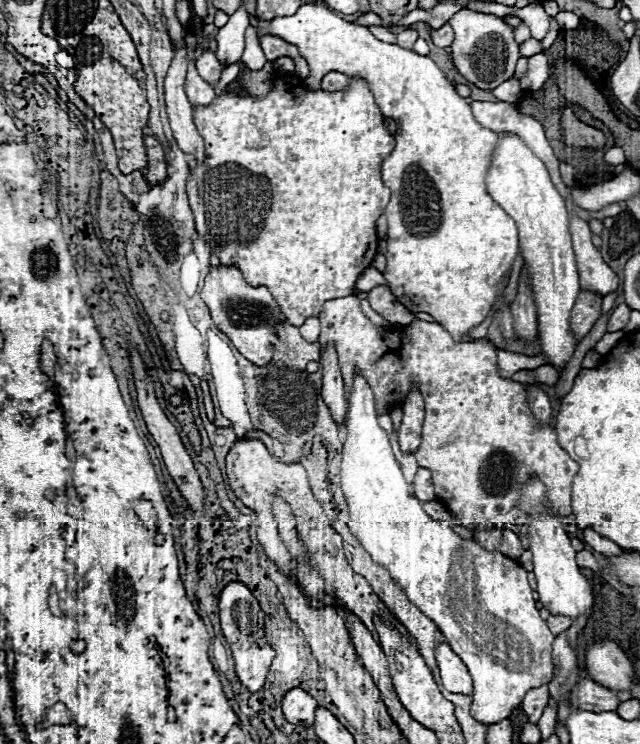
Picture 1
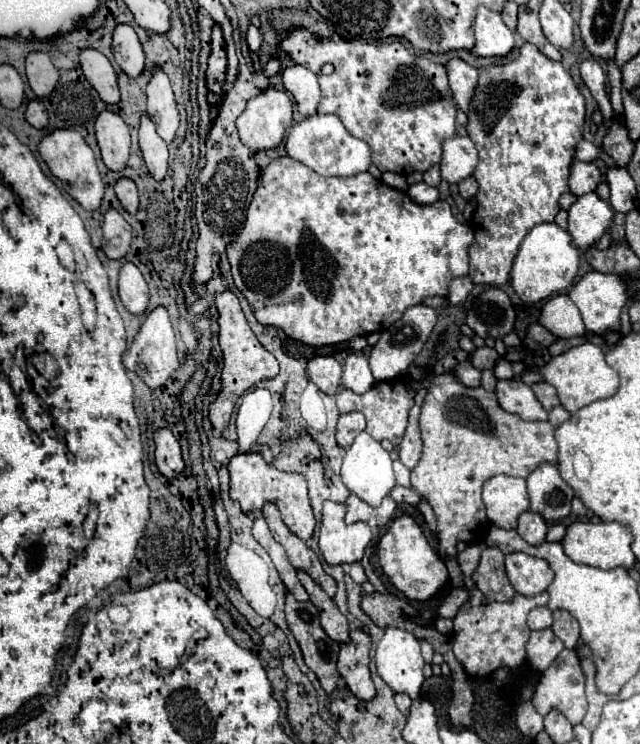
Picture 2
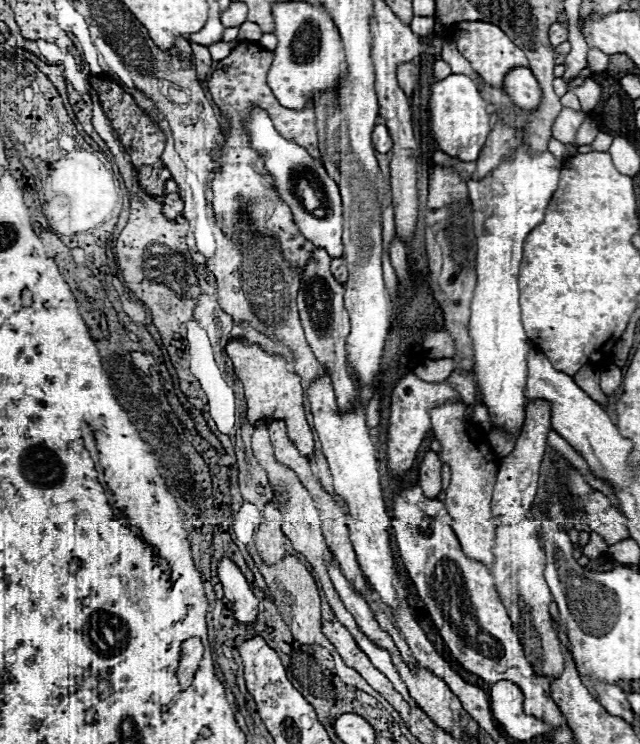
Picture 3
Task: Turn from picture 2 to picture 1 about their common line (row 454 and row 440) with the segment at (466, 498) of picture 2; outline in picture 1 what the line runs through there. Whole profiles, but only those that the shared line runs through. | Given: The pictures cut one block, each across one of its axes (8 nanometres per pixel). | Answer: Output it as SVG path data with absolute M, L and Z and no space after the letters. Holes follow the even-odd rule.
M354 295L326 301L319 320L322 326L320 344L326 346L328 342L334 342L346 382L346 392L350 392L354 372L364 376L374 390L378 414L386 412L392 404L400 404L406 398L406 392L410 392L412 384L418 386L426 402L426 420L422 430L422 444L414 456L422 468L432 472L436 498L448 508L460 526L476 528L476 524L490 522L494 528L510 528L516 524L518 512L514 512L514 504L518 500L518 488L532 474L536 474L546 484L550 508L558 512L558 516L572 516L570 494L572 480L578 474L578 464L568 456L566 450L558 446L554 428L536 424L526 402L524 386L498 374L498 348L490 340L480 338L454 342L440 324L424 320L414 320L408 328L378 332L364 316L359 298Z

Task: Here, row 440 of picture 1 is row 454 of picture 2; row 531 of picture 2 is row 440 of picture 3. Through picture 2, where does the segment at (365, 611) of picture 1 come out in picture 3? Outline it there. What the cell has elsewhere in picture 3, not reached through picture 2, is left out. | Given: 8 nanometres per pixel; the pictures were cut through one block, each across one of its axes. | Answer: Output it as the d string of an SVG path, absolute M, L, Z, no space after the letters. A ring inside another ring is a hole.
M230 340L226 346L226 354L234 364L234 372L240 378L244 386L244 398L246 398L246 420L254 426L258 422L272 422L272 420L284 420L286 432L298 452L302 452L306 458L314 454L314 436L310 432L306 414L304 414L304 400L302 400L302 386L300 376L288 370L288 362L282 356L270 356L256 344L246 344L244 340Z

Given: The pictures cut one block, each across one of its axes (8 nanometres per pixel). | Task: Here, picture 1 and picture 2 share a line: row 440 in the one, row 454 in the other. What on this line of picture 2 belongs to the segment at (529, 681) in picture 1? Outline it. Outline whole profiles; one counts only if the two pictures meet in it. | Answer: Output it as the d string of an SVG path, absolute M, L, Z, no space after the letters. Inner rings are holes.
M360 432L354 440L354 444L346 450L344 462L342 462L342 482L346 488L368 502L370 506L378 506L386 494L396 486L394 470L392 470L392 458L390 454L380 446L378 440L374 440L368 432Z

